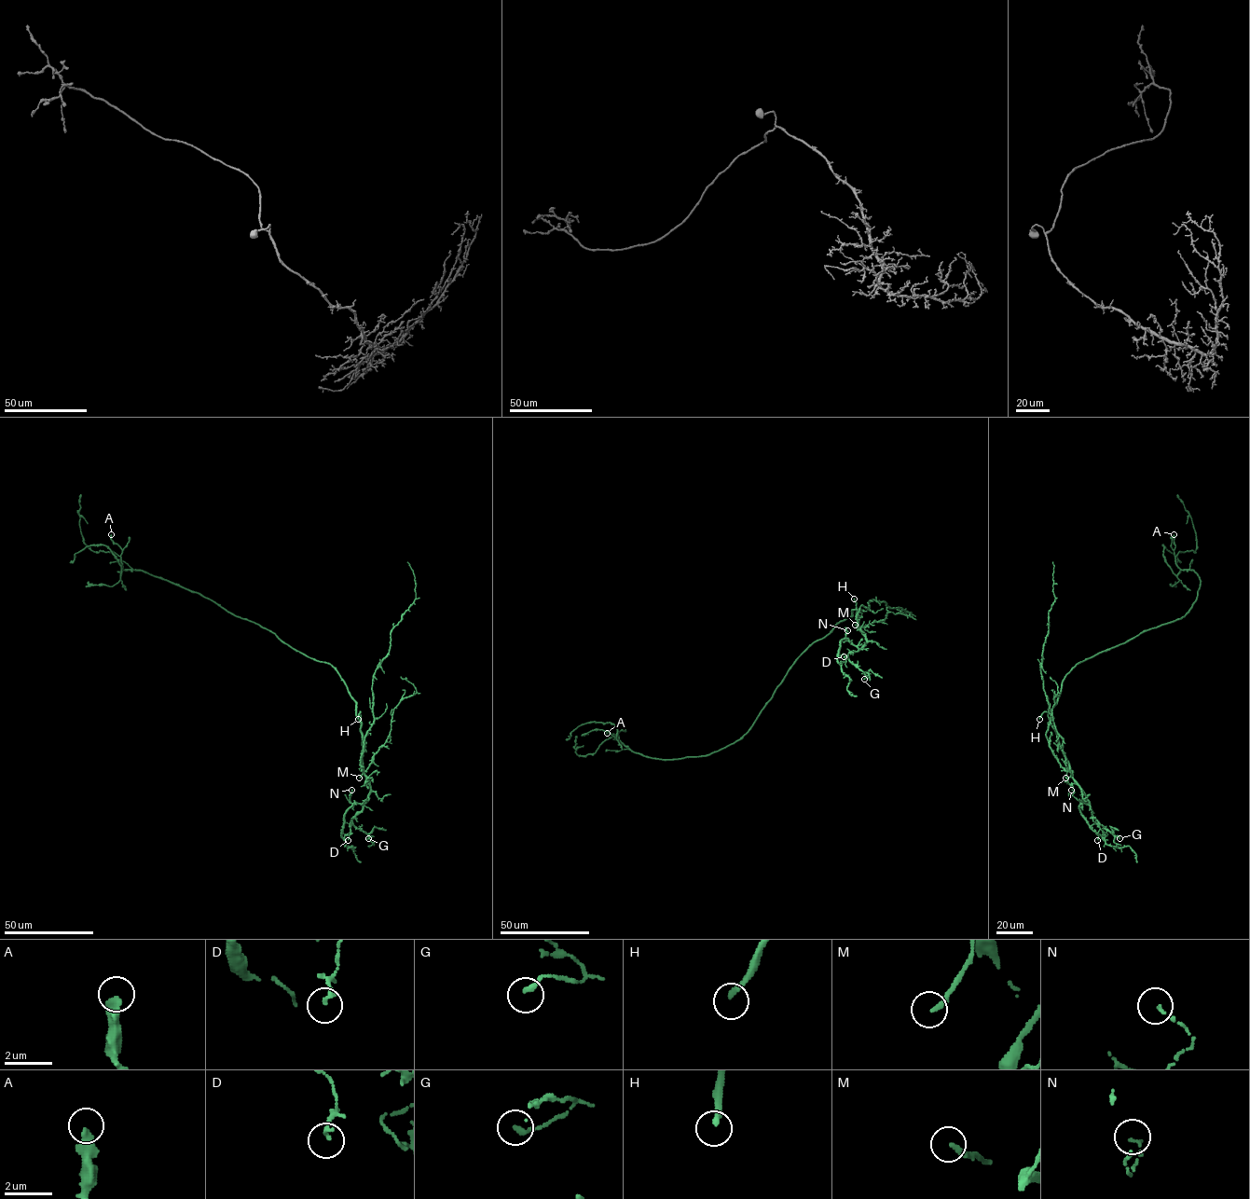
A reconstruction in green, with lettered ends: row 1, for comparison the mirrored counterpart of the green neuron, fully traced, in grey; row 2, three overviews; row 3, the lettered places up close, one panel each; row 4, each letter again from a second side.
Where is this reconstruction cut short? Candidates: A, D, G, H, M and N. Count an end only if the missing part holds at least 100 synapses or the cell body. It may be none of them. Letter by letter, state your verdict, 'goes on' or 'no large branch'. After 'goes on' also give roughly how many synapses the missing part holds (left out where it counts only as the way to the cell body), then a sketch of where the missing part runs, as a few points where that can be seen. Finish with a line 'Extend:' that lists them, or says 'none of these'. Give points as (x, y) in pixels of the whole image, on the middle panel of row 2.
A: no large branch
D: no large branch
G: no large branch
H: goes on
M: no large branch
N: no large branch
Extend: H

